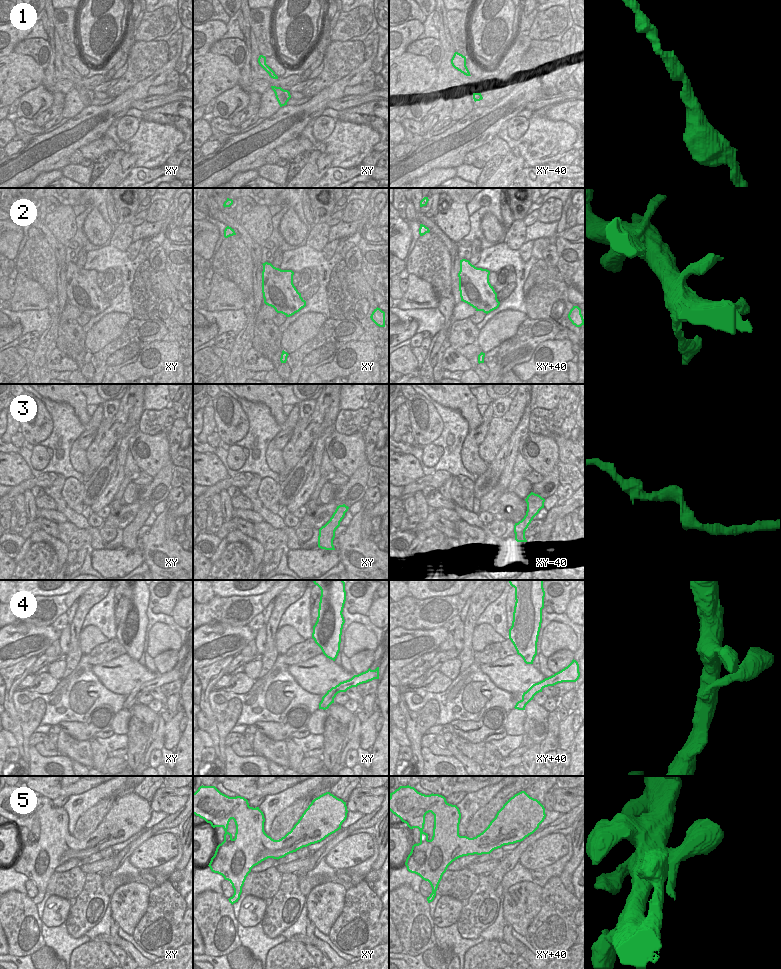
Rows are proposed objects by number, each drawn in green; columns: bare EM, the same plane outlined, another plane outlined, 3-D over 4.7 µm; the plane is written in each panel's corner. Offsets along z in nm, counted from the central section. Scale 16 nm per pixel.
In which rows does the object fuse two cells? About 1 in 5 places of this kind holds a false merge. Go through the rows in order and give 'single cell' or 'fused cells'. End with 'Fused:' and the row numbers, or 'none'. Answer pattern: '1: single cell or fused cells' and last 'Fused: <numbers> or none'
1: single cell
2: single cell
3: single cell
4: single cell
5: single cell
Fused: none

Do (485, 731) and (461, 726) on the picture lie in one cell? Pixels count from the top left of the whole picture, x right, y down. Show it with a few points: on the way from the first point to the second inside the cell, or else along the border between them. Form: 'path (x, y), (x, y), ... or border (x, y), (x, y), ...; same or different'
path (479, 726), (467, 726); same

